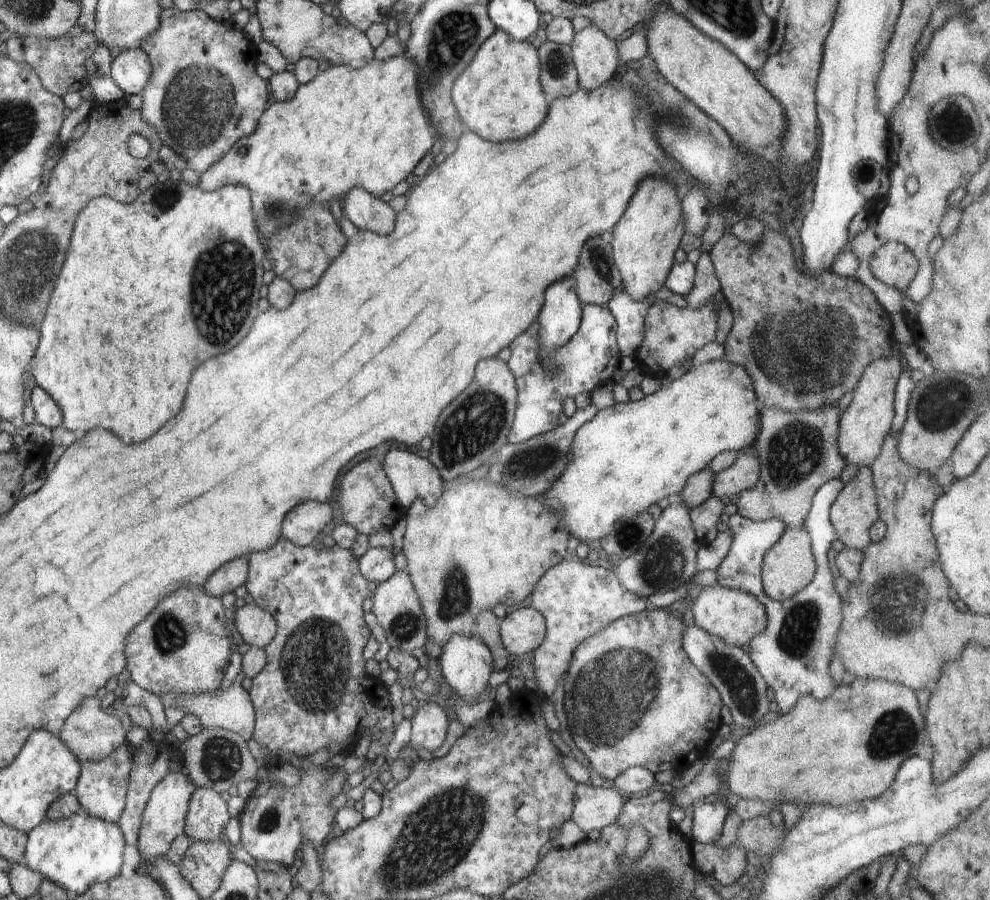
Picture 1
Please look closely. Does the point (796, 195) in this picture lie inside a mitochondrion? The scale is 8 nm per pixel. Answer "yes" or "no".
no

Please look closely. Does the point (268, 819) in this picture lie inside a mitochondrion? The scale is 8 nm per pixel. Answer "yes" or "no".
yes

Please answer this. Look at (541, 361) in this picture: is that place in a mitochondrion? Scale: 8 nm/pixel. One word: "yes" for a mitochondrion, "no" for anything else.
no

